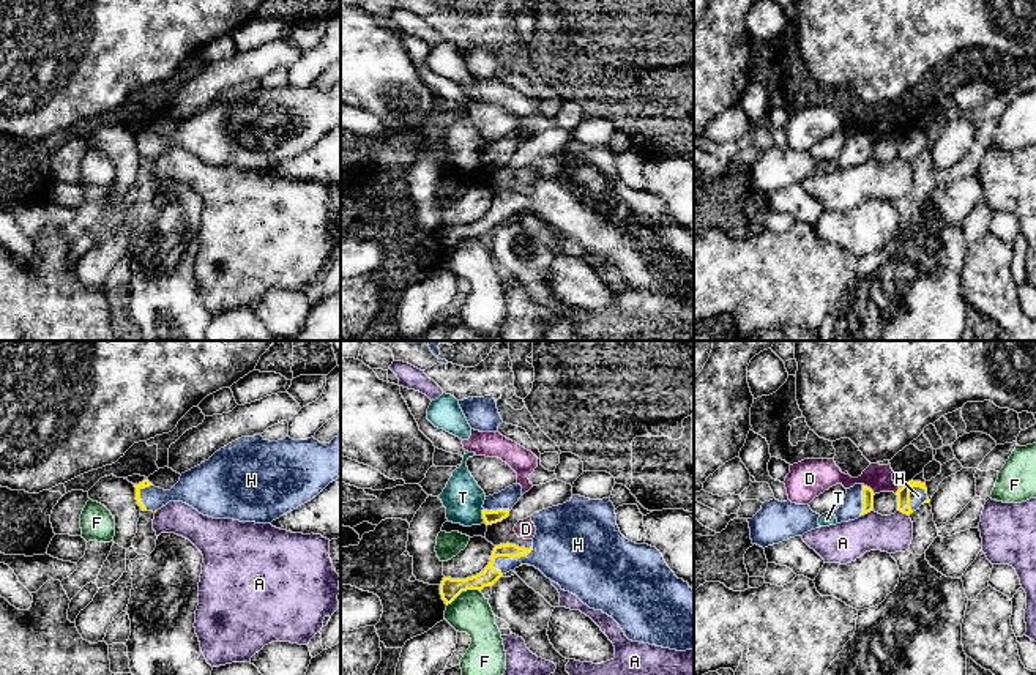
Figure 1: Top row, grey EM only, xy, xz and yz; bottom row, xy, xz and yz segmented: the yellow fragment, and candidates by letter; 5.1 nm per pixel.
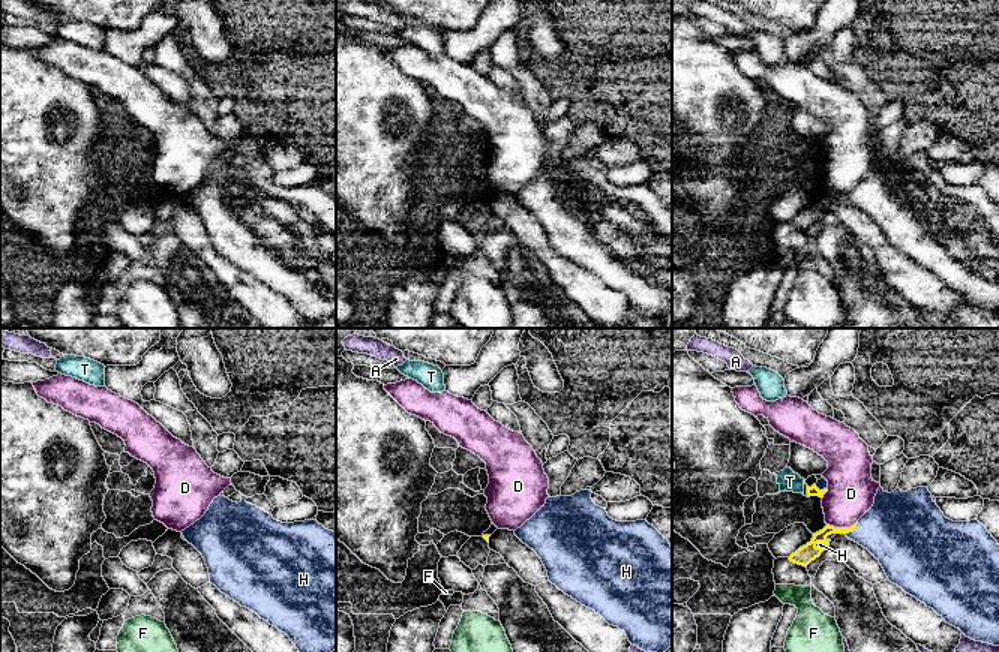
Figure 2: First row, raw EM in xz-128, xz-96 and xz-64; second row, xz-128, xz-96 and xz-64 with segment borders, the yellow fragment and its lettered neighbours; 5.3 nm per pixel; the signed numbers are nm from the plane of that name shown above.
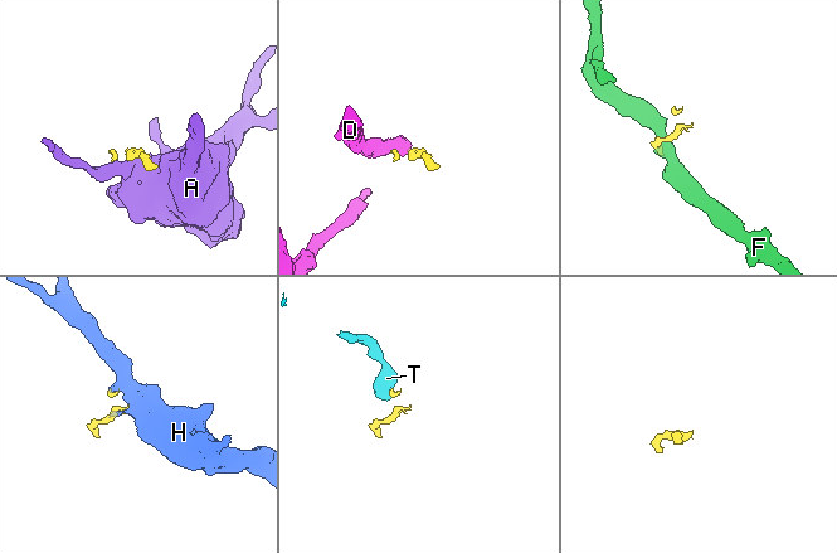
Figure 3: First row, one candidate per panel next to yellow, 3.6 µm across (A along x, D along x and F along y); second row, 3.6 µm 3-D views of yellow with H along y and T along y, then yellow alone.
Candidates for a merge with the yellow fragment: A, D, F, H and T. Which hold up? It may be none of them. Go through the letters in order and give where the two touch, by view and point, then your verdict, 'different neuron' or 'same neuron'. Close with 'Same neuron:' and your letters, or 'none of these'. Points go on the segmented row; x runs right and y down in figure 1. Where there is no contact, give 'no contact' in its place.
A: contact yz (866, 513); different neuron
D: contact yz (869, 488); different neuron
F: contact xz (462, 590); different neuron
H: contact xz (511, 555); same neuron
T: contact xz (483, 516); different neuron
Same neuron: H

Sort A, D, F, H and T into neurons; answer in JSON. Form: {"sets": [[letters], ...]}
{"sets": [["A"], ["D"], ["F"], ["H"], ["T"]]}

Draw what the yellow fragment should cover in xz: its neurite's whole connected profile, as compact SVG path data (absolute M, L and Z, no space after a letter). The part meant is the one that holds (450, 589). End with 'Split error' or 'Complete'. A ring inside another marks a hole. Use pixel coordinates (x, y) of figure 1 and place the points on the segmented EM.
M572 495L563 505L535 513L531 522L536 535L530 549L500 544L494 547L489 565L479 574L467 579L443 577L440 595L445 604L451 604L462 591L481 591L503 574L530 565L590 609L612 617L629 640L676 651L694 650L694 590L675 576L656 547L635 544L621 535L610 498Z. Split error

